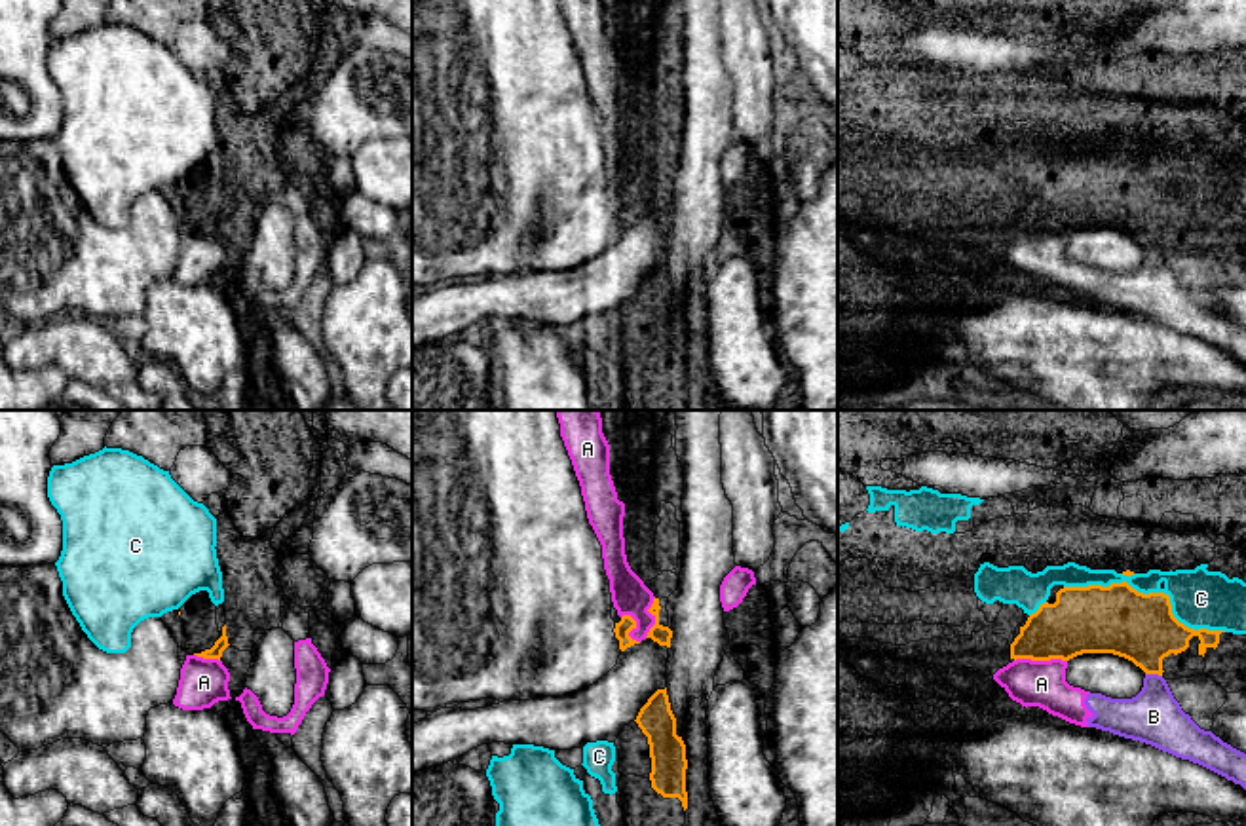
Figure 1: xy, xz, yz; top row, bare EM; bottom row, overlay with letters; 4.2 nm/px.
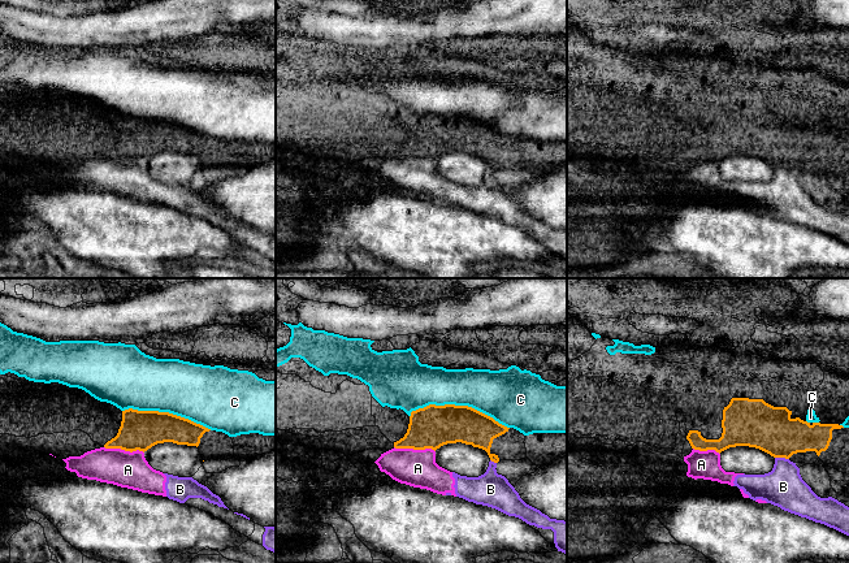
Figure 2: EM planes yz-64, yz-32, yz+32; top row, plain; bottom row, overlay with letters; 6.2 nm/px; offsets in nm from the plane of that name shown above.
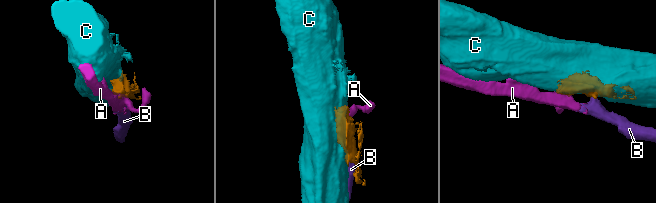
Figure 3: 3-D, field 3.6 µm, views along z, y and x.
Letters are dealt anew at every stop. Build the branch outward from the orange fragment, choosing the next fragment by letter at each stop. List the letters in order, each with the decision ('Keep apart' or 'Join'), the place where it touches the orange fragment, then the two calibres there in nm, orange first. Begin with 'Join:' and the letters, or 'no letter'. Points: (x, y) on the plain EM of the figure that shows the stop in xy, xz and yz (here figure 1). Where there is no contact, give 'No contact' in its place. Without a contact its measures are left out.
Join: no letter
A: Keep apart. Touches orange at yz (1039, 234). Thickness 280 nm (orange) against 190 nm
B: Keep apart. Touches orange at yz (1153, 247). Thickness 280 nm (orange) against 240 nm
C: Keep apart. Touches orange at yz (1151, 168). Thickness 300 nm (orange) against 240 nm

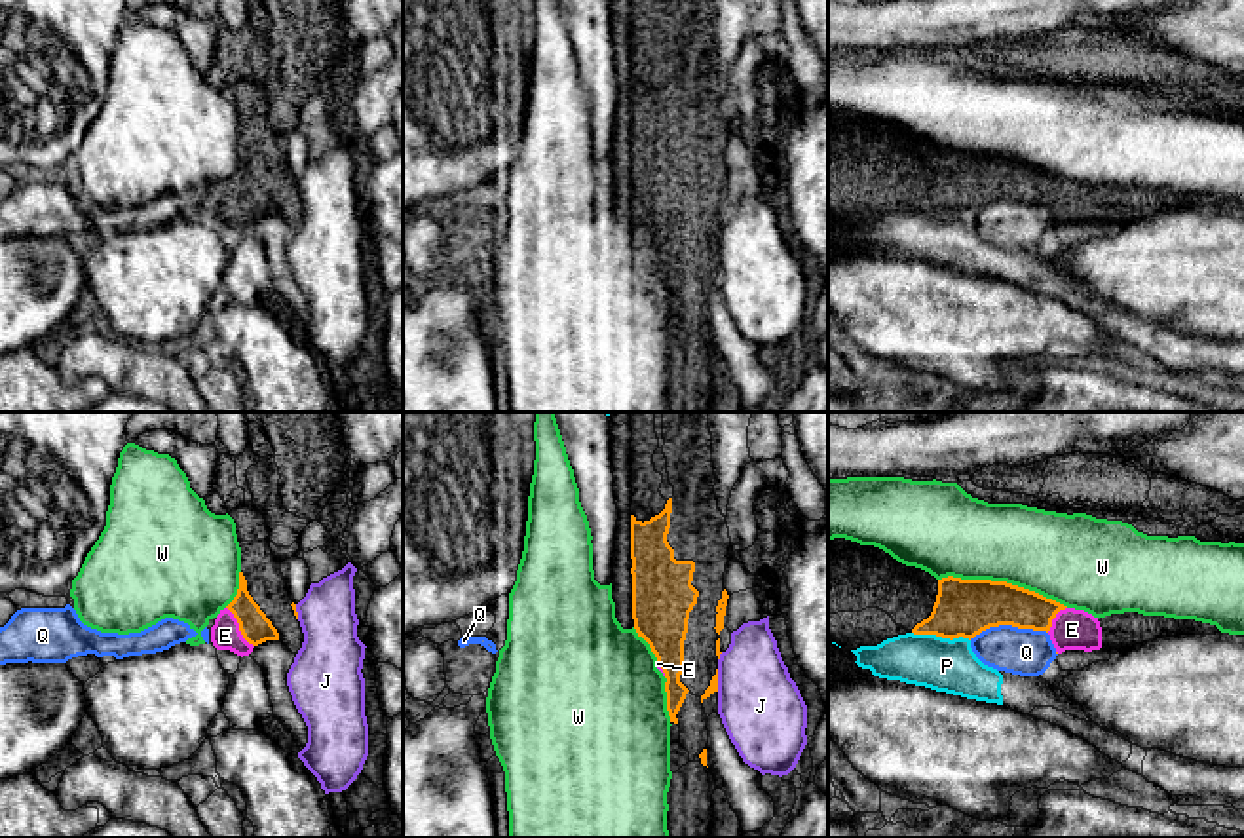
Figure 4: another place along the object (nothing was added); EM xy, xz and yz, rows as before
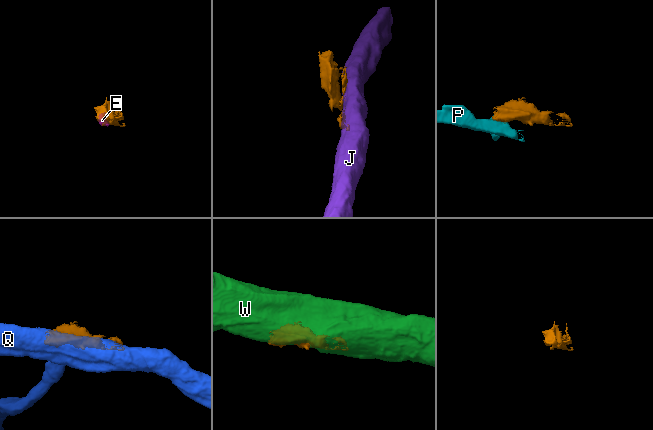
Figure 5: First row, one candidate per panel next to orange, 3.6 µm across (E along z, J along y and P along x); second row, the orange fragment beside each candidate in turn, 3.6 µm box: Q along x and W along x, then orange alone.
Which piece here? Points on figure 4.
Join: E
E: Join. Touches orange at xy (240, 202). Thickness 130 nm (orange) against 130 nm
J: Keep apart. Touches orange at xz (716, 255). Thickness 40 nm (orange) against 360 nm
P: Keep apart. Touches orange at yz (941, 209). Thickness 240 nm (orange) against 220 nm
Q: Keep apart. Touches orange at yz (1007, 198). Thickness 240 nm (orange) against 200 nm
W: Keep apart. Touches orange at yz (1003, 156). Thickness 240 nm (orange) against 360 nm

